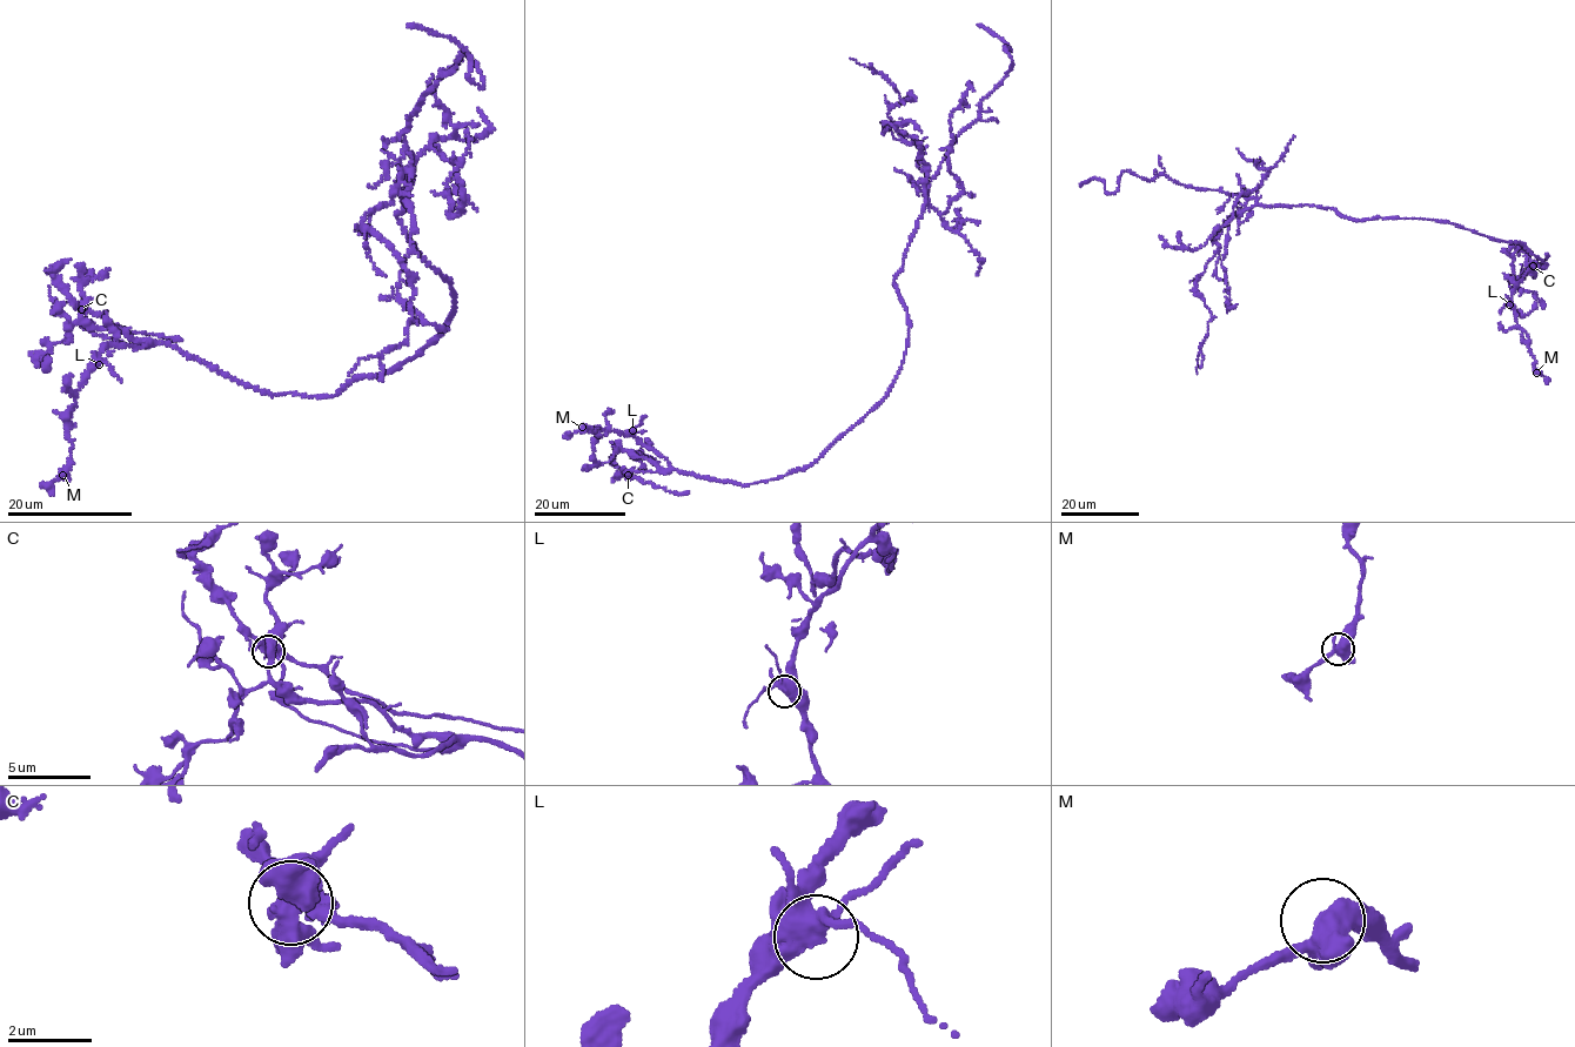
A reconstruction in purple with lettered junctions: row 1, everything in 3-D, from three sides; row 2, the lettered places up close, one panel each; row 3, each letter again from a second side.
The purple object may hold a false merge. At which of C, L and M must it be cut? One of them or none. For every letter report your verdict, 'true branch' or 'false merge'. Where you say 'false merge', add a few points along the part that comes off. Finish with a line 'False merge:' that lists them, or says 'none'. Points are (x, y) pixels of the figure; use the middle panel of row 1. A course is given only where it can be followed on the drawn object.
C: false merge; foreign part runs (628, 475), (669, 491), (689, 492)
L: true branch
M: true branch
False merge: C

